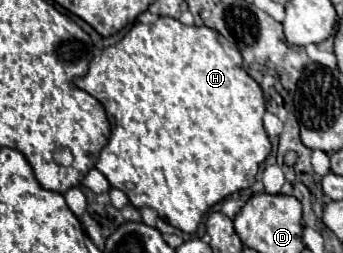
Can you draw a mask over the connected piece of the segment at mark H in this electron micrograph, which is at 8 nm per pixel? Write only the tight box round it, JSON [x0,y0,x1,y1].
[73,18,271,234]

